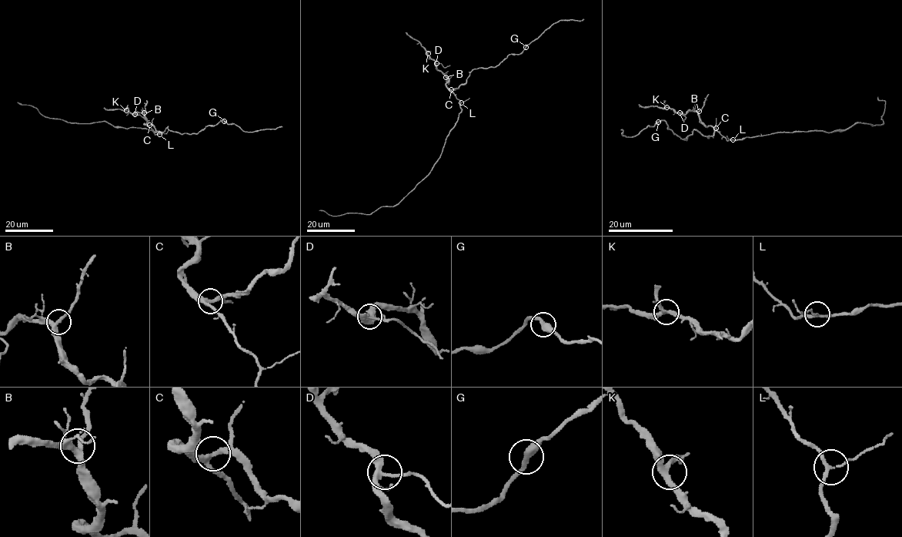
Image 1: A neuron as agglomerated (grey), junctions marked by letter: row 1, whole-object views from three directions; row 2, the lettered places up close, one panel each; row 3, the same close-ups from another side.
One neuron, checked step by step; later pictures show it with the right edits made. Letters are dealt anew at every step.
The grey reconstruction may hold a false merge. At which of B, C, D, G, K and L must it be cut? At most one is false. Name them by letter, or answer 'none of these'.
none of these

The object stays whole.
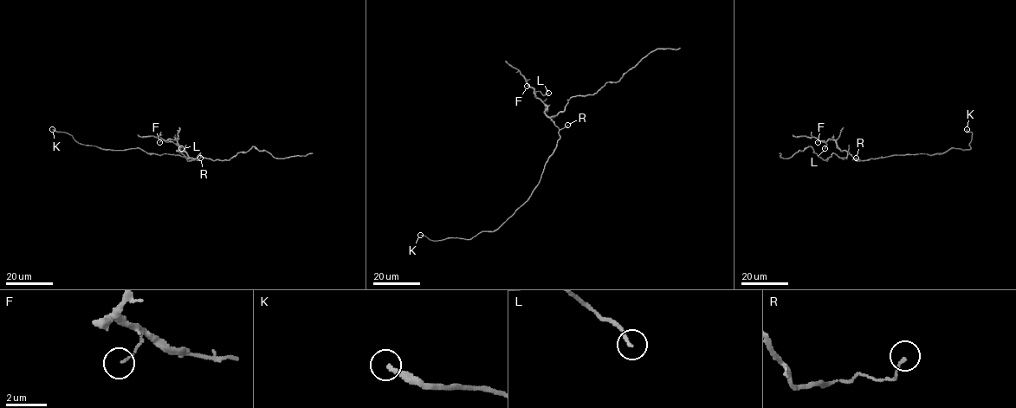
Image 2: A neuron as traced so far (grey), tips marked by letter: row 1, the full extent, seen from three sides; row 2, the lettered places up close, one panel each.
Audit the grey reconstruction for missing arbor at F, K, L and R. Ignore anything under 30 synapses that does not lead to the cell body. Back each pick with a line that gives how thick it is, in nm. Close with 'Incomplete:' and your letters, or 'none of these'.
Incomplete: none of these

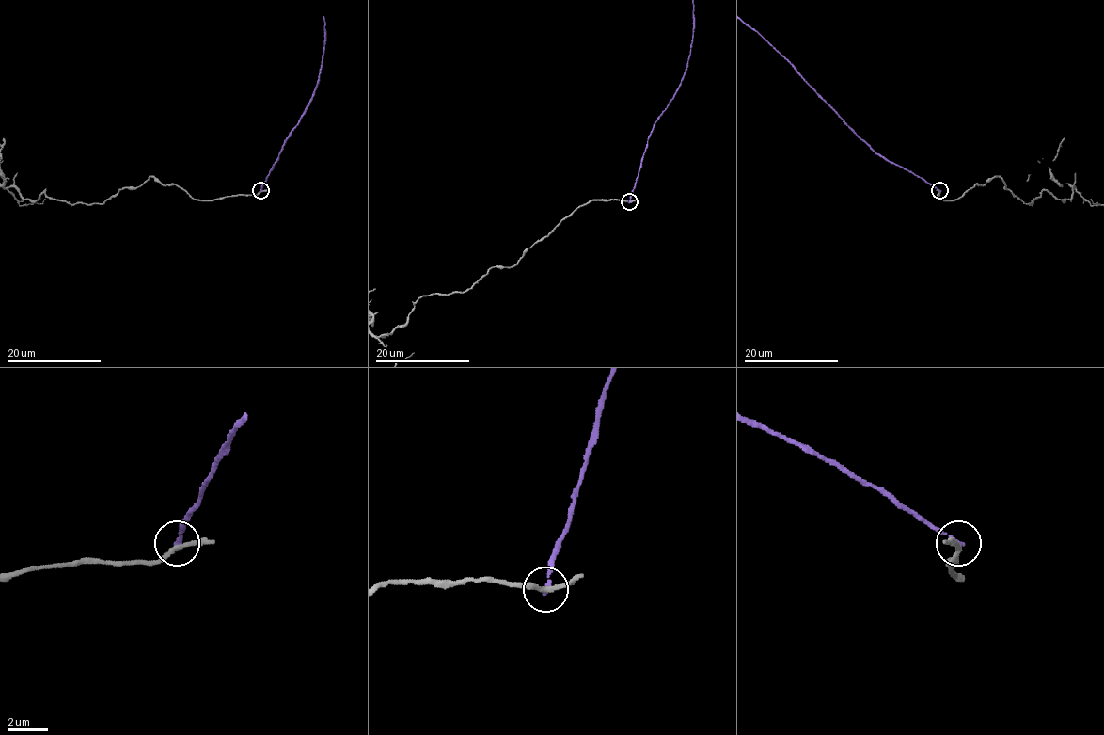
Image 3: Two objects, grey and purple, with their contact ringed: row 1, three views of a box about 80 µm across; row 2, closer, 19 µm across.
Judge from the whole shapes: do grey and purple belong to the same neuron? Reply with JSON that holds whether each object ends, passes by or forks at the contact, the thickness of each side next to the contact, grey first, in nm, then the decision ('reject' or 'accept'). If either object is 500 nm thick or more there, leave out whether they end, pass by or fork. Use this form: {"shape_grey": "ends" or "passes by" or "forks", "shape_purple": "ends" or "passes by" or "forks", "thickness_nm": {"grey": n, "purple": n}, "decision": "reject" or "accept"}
{"shape_grey": "passes by", "shape_purple": "ends", "thickness_nm": {"grey": 200, "purple": 190}, "decision": "reject"}

